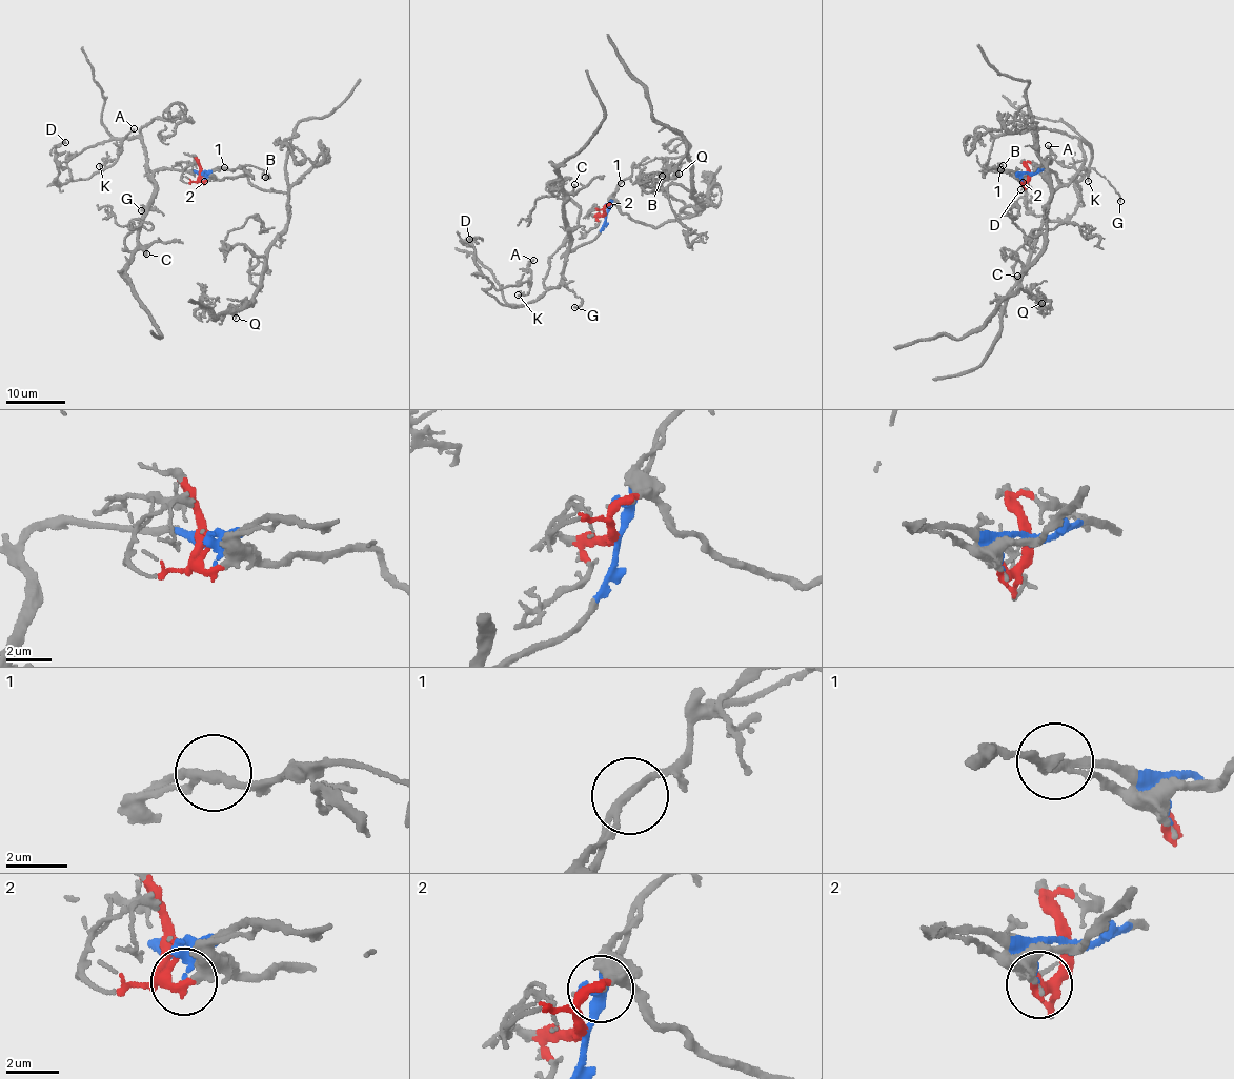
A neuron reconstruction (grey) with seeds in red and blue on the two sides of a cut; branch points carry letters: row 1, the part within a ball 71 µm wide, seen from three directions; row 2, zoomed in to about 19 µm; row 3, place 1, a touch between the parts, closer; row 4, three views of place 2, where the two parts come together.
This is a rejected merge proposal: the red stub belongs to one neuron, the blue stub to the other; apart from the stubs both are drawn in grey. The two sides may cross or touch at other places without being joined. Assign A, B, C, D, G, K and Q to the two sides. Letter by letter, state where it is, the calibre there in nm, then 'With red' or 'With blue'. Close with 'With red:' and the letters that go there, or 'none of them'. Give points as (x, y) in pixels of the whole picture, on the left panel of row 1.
A: Place: (134, 128). Thickness 150 nm. With blue
B: Place: (265, 177). Thickness 100 nm. With blue
C: Place: (146, 253). Thickness 150 nm. With blue
D: Place: (65, 142). Thickness 160 nm. With blue
G: Place: (141, 210). Thickness 160 nm. With blue
K: Place: (99, 166). Thickness 160 nm. With blue
Q: Place: (236, 318). Thickness 240 nm. With red
With red: Q

